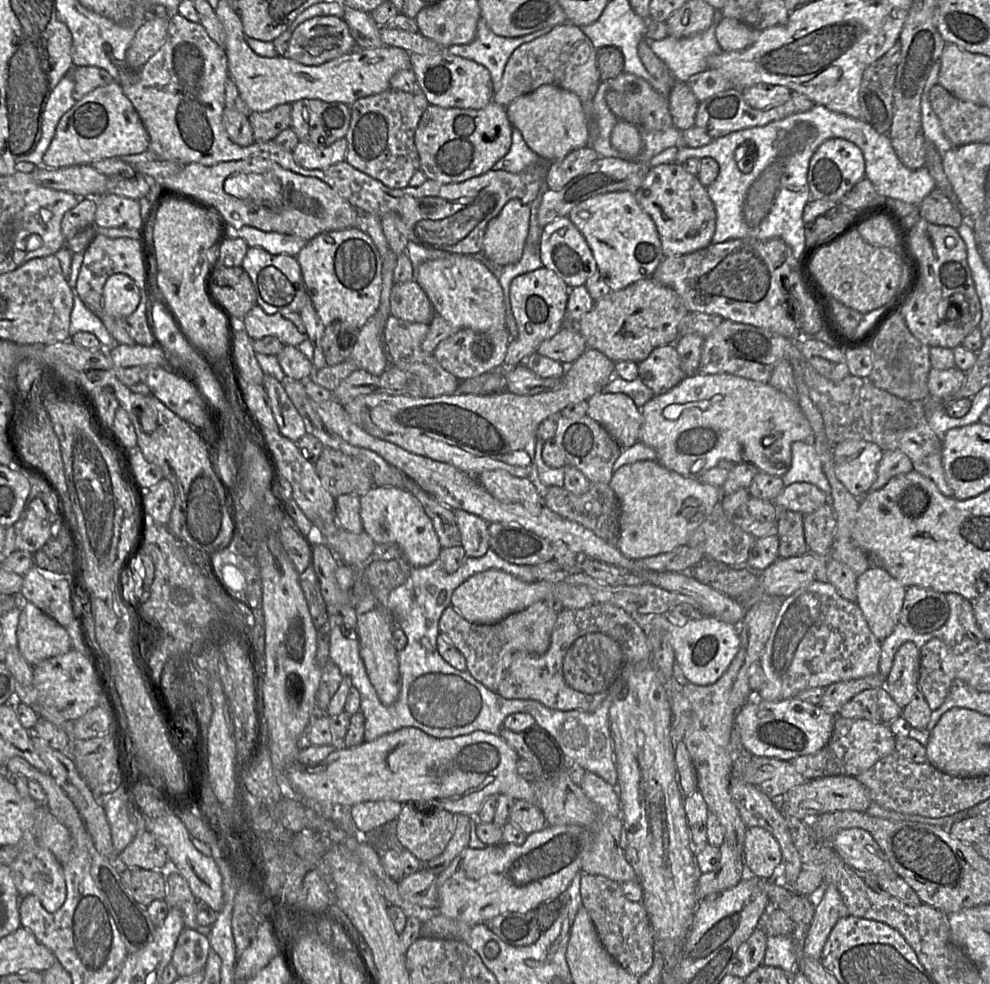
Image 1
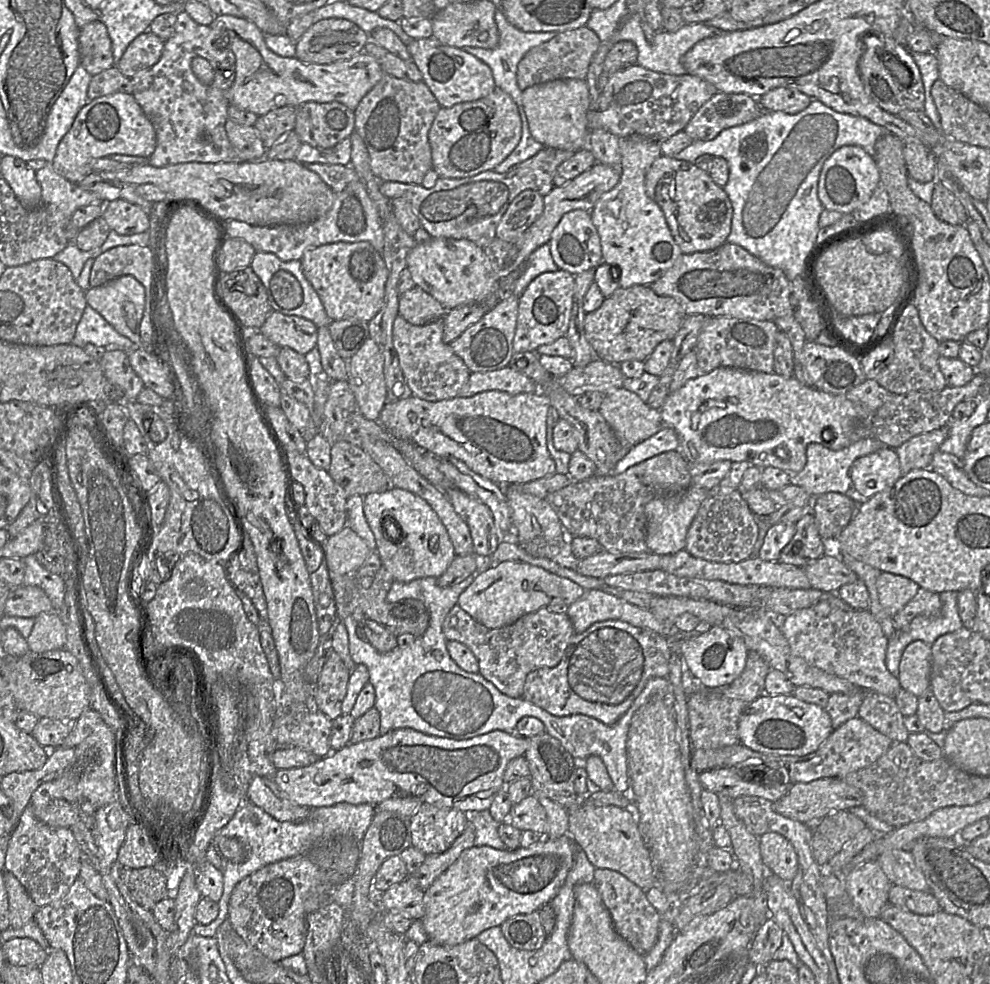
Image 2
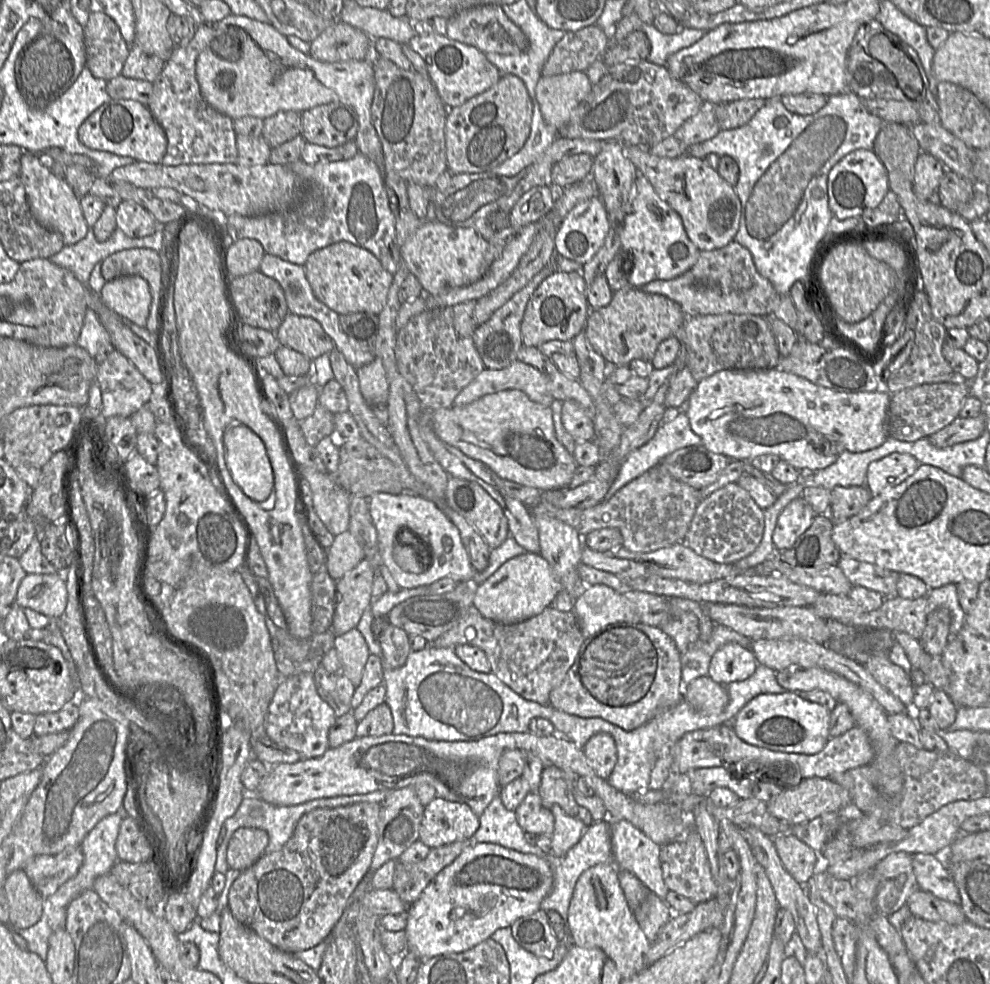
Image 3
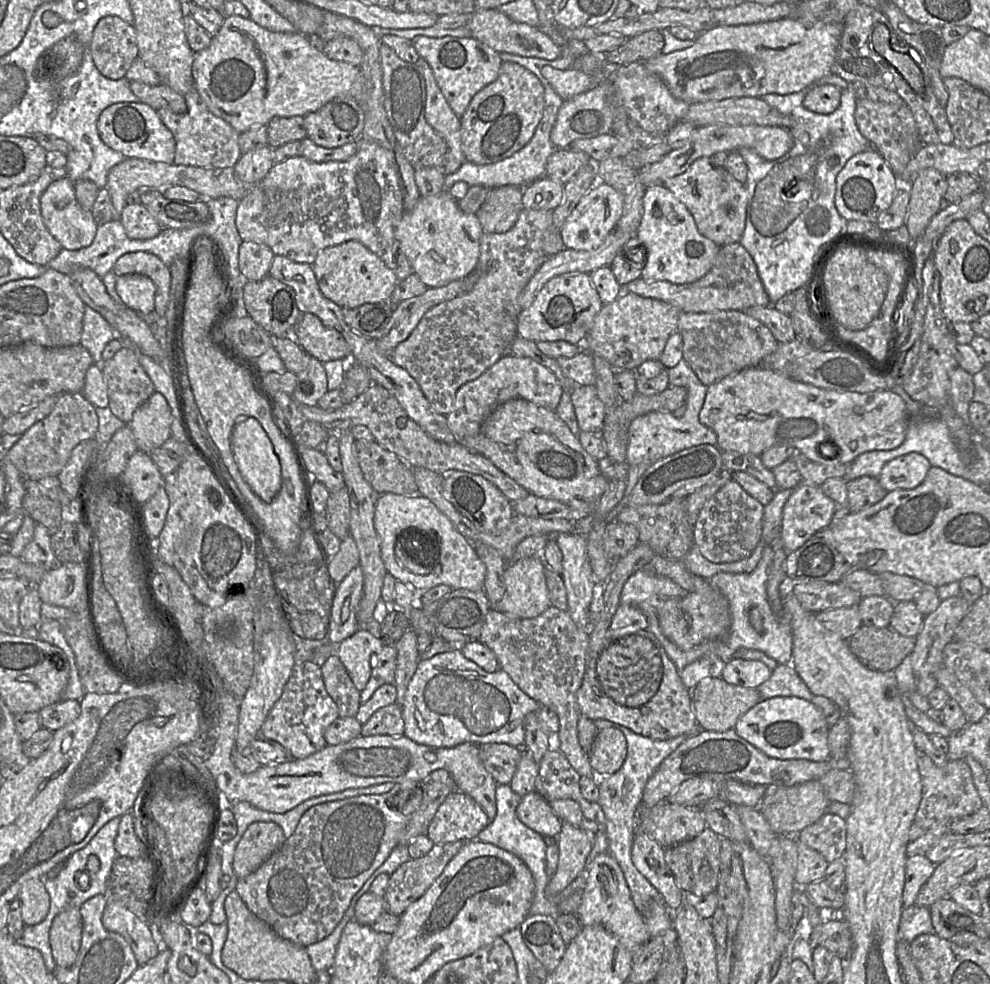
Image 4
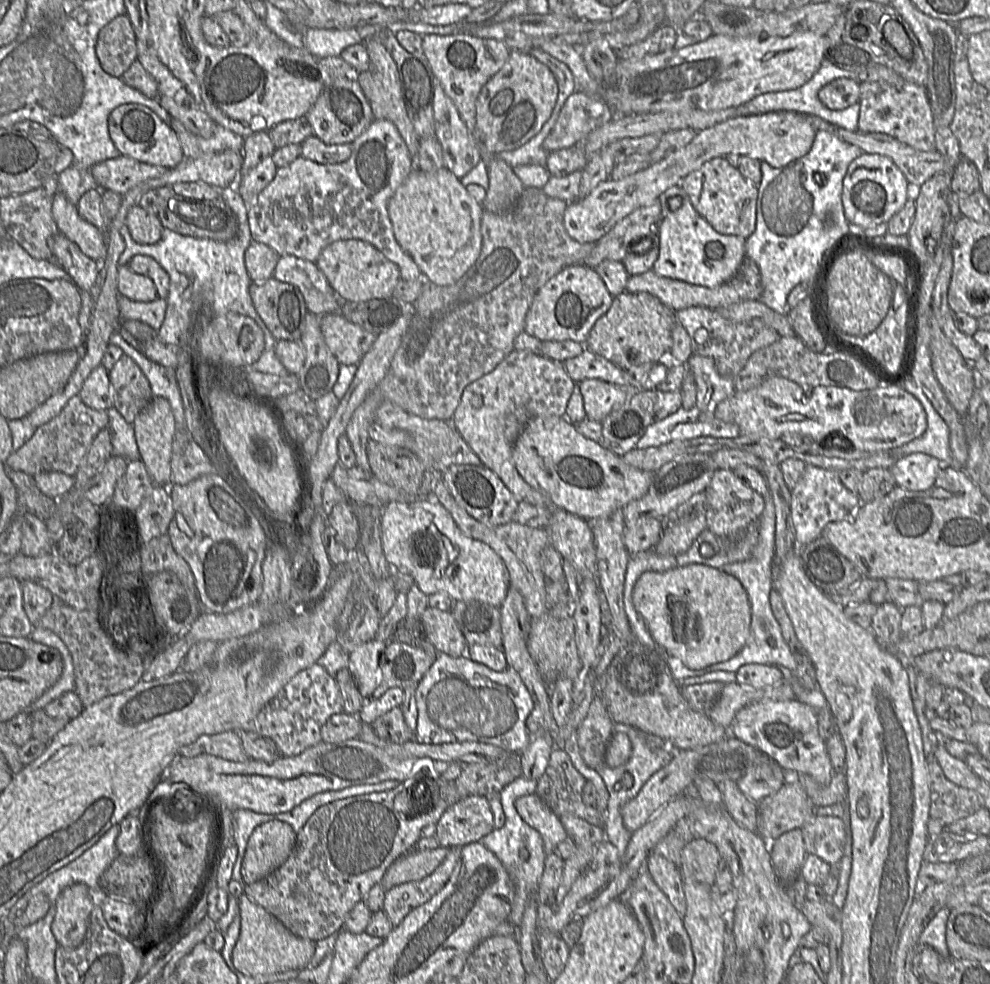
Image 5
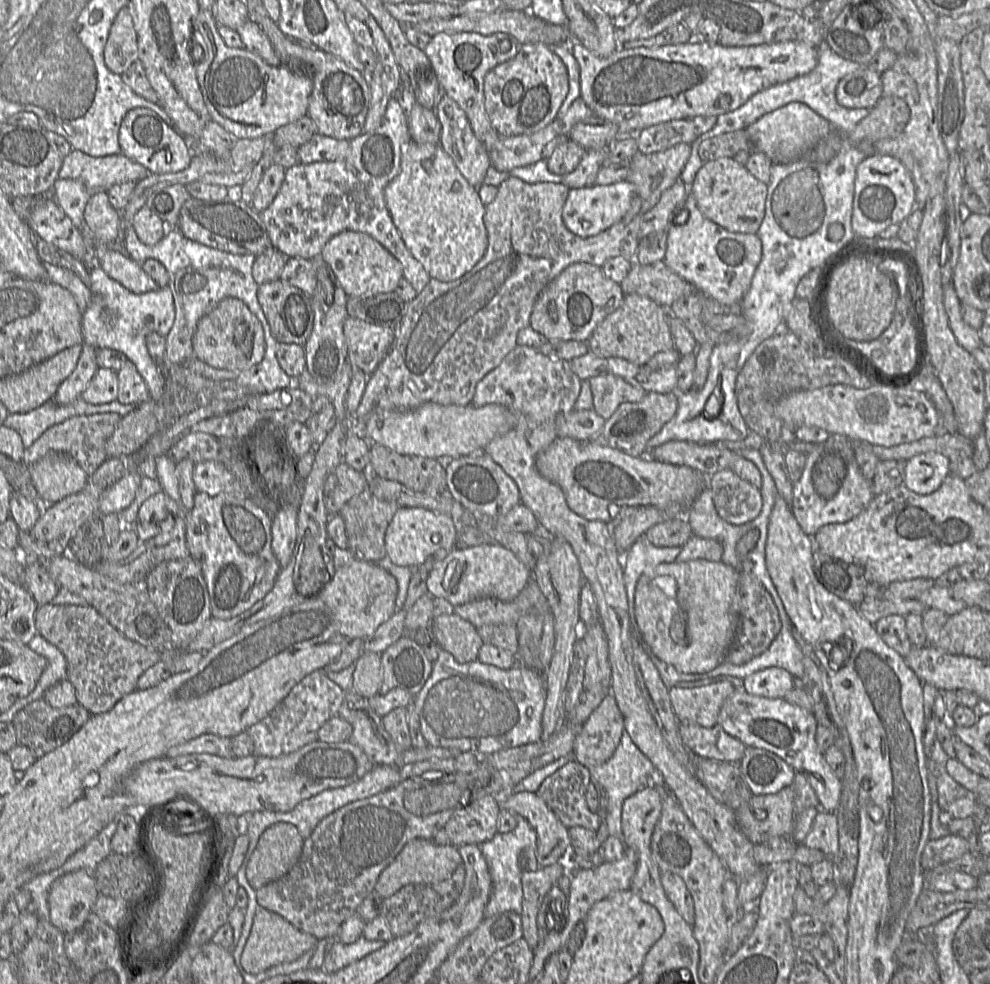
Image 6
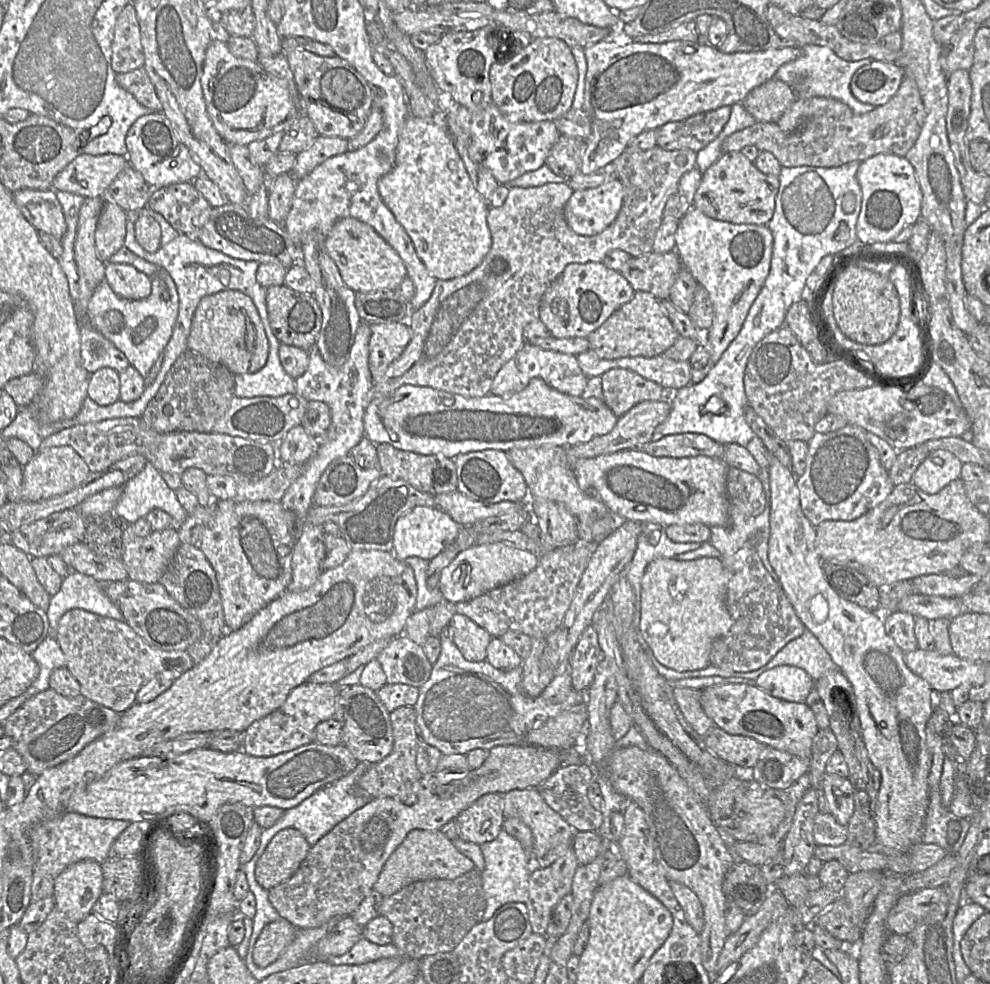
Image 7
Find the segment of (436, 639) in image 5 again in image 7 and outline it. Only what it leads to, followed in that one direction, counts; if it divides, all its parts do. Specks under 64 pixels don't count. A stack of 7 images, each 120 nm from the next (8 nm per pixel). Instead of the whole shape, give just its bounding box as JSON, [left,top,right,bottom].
[445,614,493,661]

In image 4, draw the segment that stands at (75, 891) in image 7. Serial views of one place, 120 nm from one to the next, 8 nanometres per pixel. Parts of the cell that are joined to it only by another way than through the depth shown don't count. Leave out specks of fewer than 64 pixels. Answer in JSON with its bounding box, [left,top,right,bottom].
[49,908,82,967]

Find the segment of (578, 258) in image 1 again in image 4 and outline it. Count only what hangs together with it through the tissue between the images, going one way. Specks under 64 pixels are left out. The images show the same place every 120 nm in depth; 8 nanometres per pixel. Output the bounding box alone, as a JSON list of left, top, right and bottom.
[561,182,622,250]

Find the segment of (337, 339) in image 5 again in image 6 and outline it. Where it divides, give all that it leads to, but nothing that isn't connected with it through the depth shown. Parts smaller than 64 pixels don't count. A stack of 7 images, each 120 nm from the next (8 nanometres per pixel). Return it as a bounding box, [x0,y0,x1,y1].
[343,316,395,377]

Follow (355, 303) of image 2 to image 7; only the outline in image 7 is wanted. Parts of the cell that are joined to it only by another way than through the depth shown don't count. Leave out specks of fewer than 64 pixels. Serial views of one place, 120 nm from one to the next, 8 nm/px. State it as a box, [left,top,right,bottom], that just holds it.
[325,217,407,292]

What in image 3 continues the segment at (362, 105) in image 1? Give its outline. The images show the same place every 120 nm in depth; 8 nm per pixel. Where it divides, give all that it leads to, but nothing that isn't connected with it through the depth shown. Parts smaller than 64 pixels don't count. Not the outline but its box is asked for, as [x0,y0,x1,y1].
[371,57,448,187]

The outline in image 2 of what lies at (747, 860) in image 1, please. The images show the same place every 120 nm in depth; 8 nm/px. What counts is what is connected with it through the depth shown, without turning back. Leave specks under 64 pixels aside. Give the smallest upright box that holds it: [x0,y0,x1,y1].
[759,832,798,882]

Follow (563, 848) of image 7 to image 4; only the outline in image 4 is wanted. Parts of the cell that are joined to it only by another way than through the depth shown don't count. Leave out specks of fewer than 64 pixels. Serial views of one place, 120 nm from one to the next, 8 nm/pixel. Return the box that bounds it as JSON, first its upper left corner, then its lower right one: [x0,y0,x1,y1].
[516,791,562,838]

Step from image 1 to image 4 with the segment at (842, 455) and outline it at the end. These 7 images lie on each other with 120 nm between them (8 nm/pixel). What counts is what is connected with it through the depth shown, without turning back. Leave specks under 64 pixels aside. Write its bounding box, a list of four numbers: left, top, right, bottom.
[877,452,931,492]

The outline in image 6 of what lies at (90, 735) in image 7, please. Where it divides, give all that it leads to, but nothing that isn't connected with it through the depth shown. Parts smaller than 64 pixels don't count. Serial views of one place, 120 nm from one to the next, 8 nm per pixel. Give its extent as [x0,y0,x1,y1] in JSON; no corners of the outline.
[12,698,91,758]

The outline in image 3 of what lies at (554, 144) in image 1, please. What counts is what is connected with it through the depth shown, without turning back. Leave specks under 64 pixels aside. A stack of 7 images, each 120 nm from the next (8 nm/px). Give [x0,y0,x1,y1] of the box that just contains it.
[535,71,593,137]

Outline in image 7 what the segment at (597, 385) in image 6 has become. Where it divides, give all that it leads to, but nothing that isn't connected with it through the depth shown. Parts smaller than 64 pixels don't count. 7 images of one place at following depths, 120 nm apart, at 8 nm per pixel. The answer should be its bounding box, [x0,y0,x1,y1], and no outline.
[600,368,671,418]

